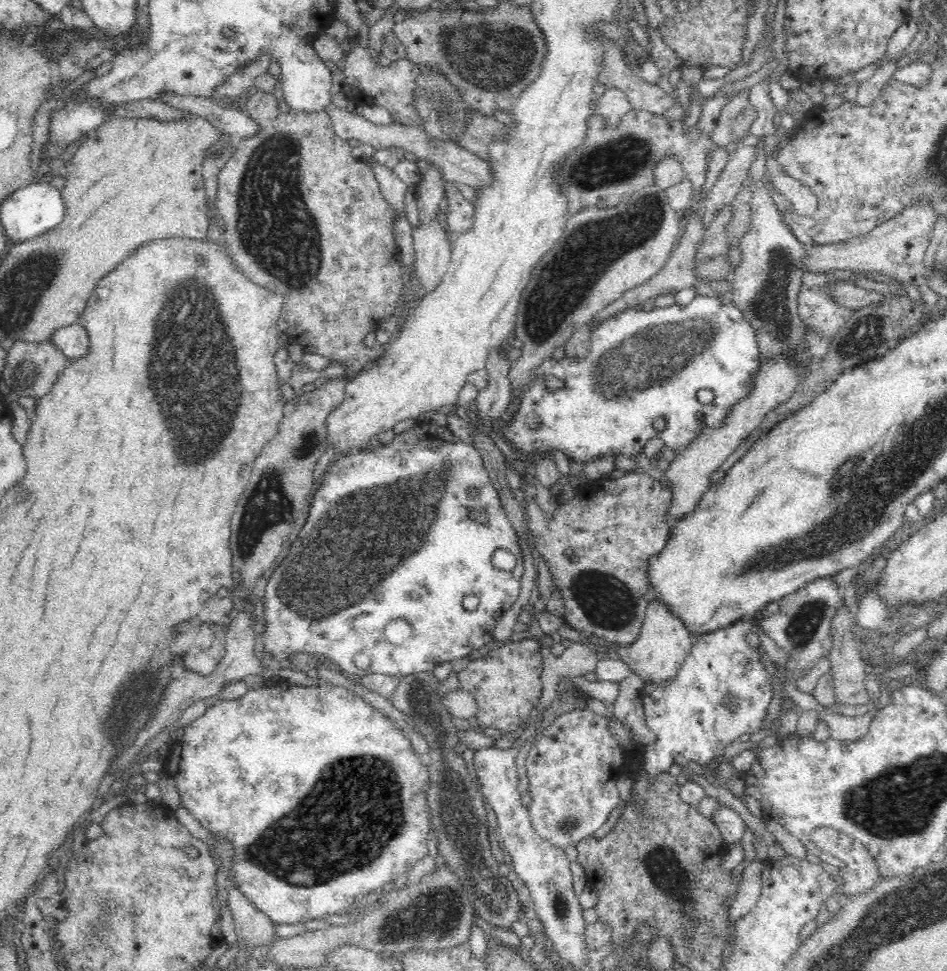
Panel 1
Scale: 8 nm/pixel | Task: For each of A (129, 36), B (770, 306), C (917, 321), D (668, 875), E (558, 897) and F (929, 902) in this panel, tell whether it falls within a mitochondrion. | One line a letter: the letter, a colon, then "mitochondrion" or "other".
A: other
B: mitochondrion
C: other
D: mitochondrion
E: mitochondrion
F: mitochondrion

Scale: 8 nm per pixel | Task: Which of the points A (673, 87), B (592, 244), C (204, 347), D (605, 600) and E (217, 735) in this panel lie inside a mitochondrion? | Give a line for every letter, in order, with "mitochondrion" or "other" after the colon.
A: other
B: mitochondrion
C: mitochondrion
D: mitochondrion
E: other

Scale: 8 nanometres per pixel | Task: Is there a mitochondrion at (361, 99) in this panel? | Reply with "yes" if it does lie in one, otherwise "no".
no

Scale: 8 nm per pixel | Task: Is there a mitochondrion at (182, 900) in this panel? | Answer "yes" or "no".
no

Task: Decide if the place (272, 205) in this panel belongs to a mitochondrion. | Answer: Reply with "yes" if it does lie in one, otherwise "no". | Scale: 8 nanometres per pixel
yes

